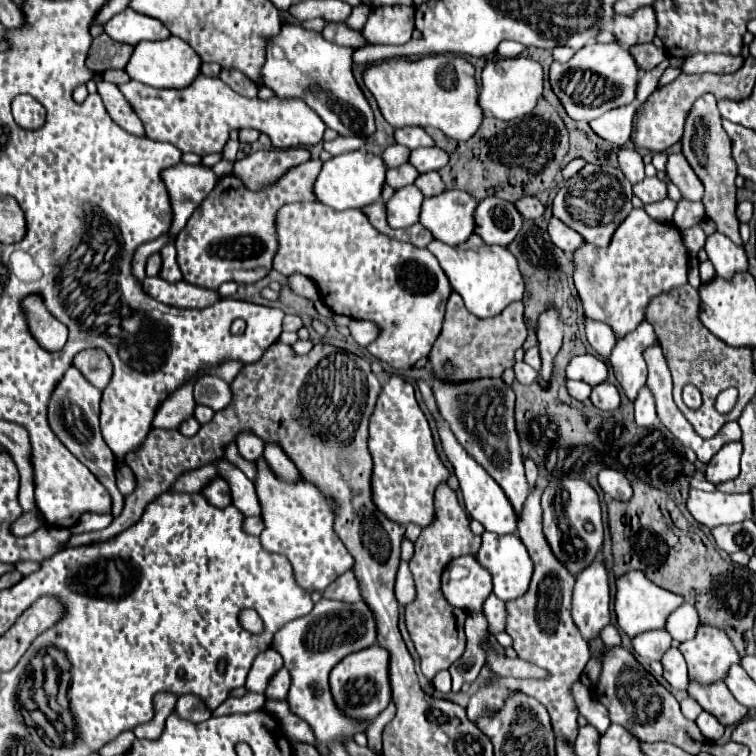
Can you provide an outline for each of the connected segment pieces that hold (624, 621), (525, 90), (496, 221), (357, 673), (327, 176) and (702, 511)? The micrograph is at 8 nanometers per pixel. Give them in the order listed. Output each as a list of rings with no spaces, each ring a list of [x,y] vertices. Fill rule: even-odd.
[[[630,571],[626,575],[622,575],[616,581],[616,617],[618,617],[618,627],[628,635],[628,637],[636,637],[644,631],[654,631],[654,629],[664,629],[664,623],[668,619],[668,615],[672,611],[676,611],[676,607],[680,607],[684,603],[684,599],[680,599],[680,595],[666,591],[658,585],[654,585],[650,579],[646,579],[646,575],[642,571]]]
[[[516,57],[516,59],[498,59],[490,61],[482,71],[482,91],[478,97],[480,107],[486,115],[492,115],[502,121],[522,119],[530,115],[542,97],[542,65],[530,57]]]
[[[486,197],[476,207],[476,233],[488,245],[508,247],[520,233],[524,217],[516,211],[514,203],[500,197]]]
[[[372,645],[344,657],[330,673],[330,687],[336,705],[346,715],[356,719],[374,719],[392,699],[392,689],[388,683],[388,651],[380,645]]]
[[[352,151],[338,157],[332,157],[324,163],[314,193],[320,199],[320,203],[334,207],[334,209],[362,209],[366,205],[372,205],[380,199],[382,187],[386,183],[386,165],[378,155],[372,155],[368,151]]]
[[[690,489],[688,509],[694,519],[710,529],[718,525],[732,525],[744,519],[754,519],[752,495],[750,493],[704,493],[698,489]]]

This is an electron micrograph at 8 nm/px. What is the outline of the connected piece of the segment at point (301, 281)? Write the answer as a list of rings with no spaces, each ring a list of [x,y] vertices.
[[[296,273],[296,275],[290,277],[290,285],[292,285],[292,289],[294,289],[298,295],[304,295],[304,297],[308,297],[308,299],[312,299],[312,301],[318,299],[318,293],[316,293],[316,289],[314,289],[314,283],[310,283],[308,277]]]

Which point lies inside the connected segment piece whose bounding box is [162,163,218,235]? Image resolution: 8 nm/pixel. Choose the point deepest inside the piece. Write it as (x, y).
(189, 185)

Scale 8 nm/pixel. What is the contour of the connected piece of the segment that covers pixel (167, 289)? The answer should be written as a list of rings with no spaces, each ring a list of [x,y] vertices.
[[[146,277],[144,289],[158,301],[184,307],[184,309],[204,309],[214,305],[222,295],[218,291],[206,291],[206,287],[192,287],[192,283],[168,283],[160,277]]]

